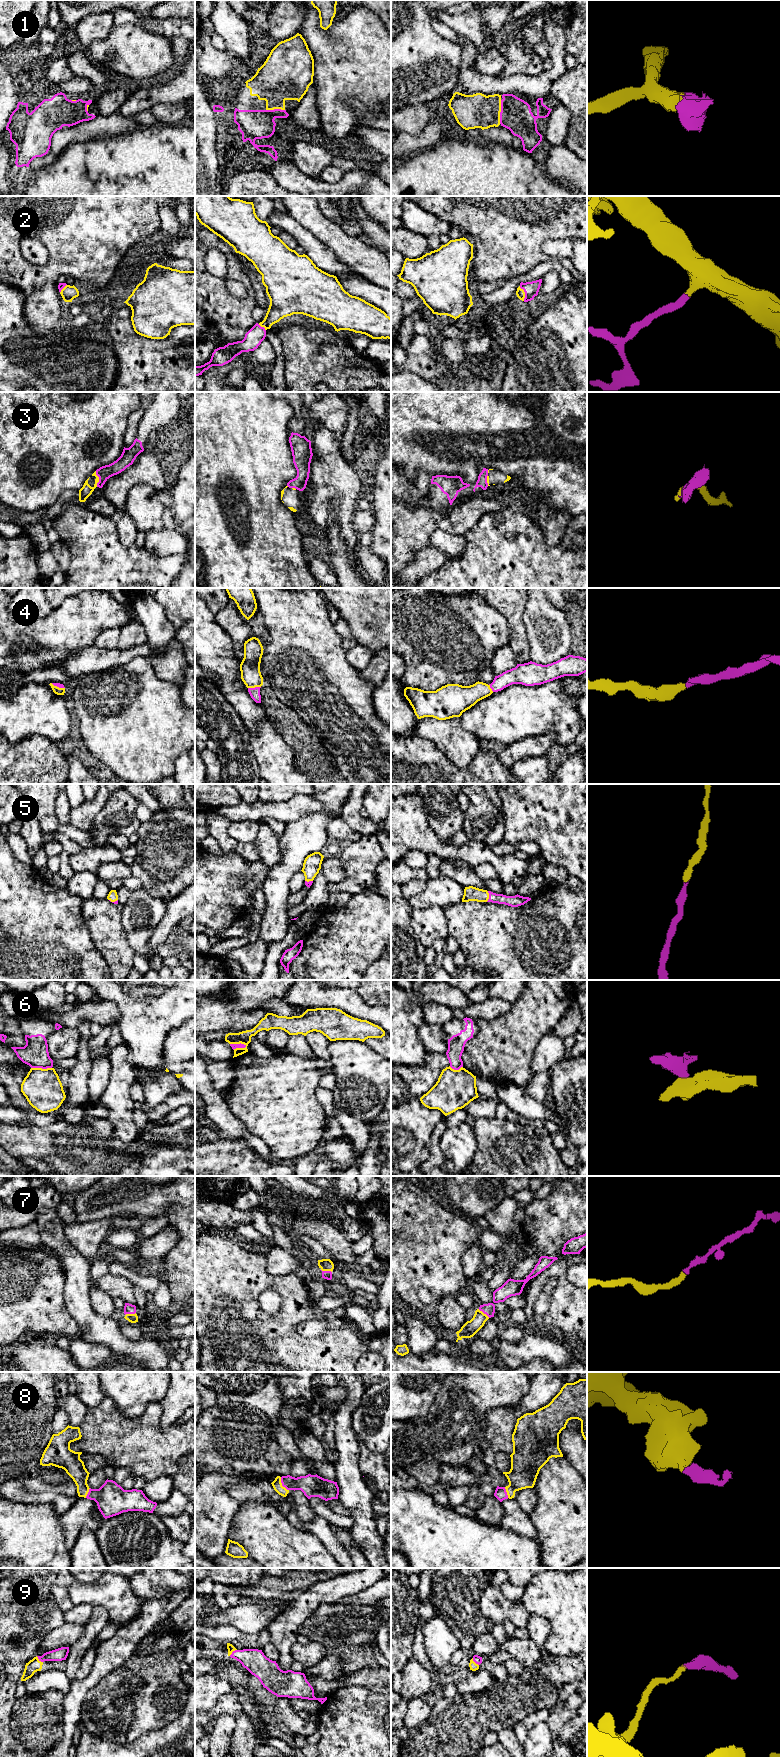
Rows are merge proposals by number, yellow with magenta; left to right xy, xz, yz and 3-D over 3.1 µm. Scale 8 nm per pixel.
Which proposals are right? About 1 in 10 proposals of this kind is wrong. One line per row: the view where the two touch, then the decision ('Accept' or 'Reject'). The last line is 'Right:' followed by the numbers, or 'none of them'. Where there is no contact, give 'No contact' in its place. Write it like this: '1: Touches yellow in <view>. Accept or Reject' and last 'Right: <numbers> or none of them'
1: Touches yellow in yz. Accept
2: Touches yellow in yz. Accept
3: Touches yellow in xy. Reject
4: Touches yellow in xz. Accept
5: Touches yellow in yz. Accept
6: Touches yellow in xz. Reject
7: Touches yellow in xy. Accept
8: Touches yellow in xz. Accept
9: Touches yellow in xy. Accept
Right: 1, 2, 4, 5, 7, 8, 9

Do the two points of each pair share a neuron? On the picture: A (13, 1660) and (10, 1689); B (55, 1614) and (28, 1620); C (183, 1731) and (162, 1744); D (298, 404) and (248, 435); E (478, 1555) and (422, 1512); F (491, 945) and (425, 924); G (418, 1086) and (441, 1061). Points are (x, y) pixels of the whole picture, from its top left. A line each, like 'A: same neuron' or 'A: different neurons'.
A: same neuron
B: same neuron
C: same neuron
D: different neurons
E: same neuron
F: different neurons
G: same neuron

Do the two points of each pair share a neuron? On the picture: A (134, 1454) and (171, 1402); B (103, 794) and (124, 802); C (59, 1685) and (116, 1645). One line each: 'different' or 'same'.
A: different
B: different
C: different

